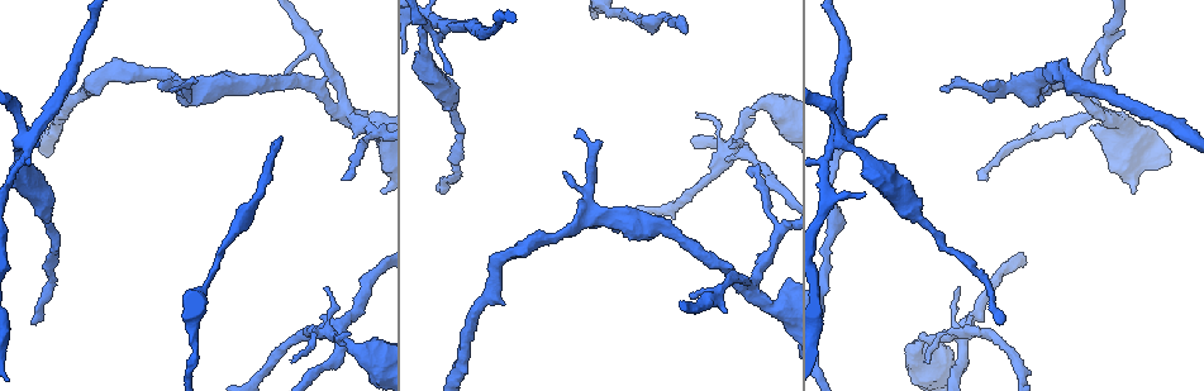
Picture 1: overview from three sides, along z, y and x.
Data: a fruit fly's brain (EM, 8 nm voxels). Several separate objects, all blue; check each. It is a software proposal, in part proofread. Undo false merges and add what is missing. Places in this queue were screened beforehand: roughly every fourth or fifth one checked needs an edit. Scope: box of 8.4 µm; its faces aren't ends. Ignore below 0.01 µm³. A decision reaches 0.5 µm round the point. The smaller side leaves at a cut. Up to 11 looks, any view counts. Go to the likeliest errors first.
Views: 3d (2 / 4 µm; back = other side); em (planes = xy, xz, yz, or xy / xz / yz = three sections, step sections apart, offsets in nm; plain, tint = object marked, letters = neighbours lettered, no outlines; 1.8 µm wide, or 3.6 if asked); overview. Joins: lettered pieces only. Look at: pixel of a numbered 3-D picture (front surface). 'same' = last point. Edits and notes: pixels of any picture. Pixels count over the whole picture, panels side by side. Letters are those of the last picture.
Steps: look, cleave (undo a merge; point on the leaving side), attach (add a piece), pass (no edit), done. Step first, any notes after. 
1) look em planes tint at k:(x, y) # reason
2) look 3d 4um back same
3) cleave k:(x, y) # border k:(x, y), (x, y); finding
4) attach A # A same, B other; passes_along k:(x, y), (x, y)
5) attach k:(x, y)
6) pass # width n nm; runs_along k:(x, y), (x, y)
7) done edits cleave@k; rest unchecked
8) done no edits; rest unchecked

look 3d 2um at 1:(1103, 116) # arms run side by side

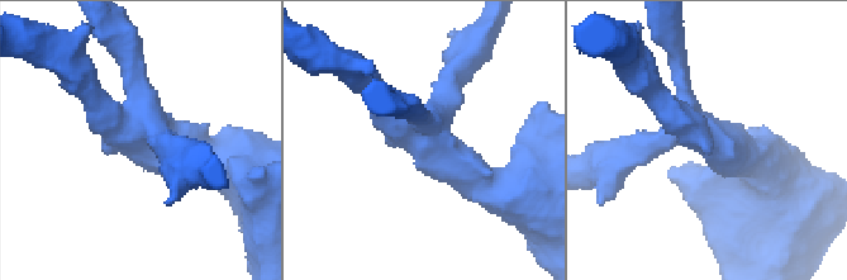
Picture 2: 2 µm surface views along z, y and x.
look em xz step 8 tint at 2:(141, 142) # arms 4; need the tissue

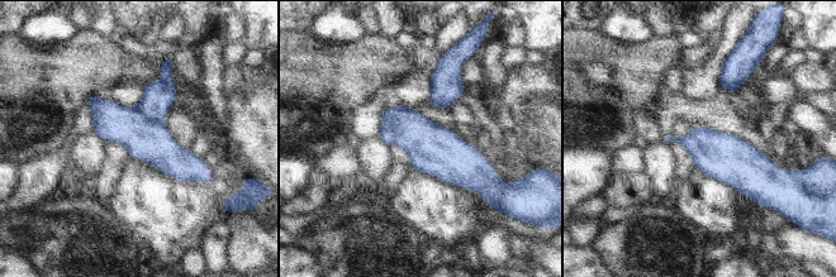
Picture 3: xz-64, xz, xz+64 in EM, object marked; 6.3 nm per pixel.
look em xz step 8 letters same

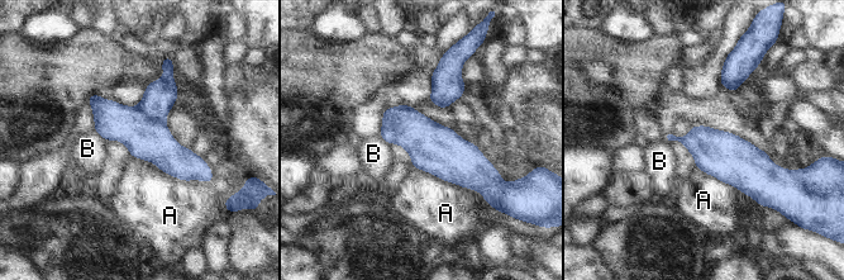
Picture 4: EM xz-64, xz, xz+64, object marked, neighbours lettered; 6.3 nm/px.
cleave 4:(160, 96) # width 300 nm; A other, B other; two neurons meet here

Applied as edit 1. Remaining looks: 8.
look 3d 2um at 1:(685, 31) # end of a long branch

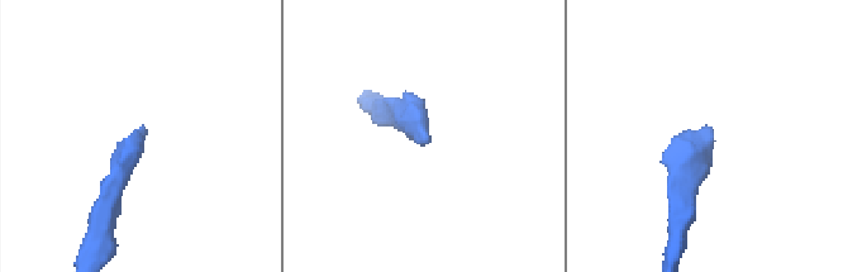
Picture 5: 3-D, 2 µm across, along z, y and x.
look em planes plain at 5:(429, 142) # need the tissue

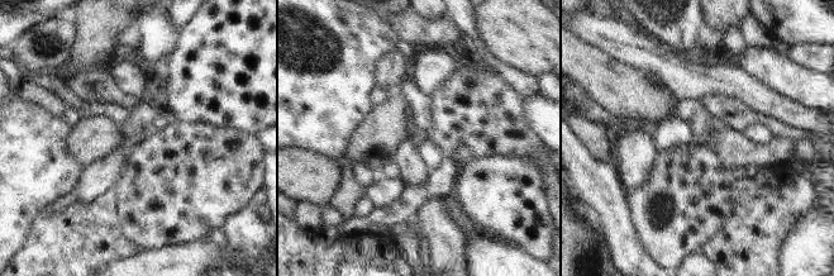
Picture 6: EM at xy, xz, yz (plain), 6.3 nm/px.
look em planes letters same

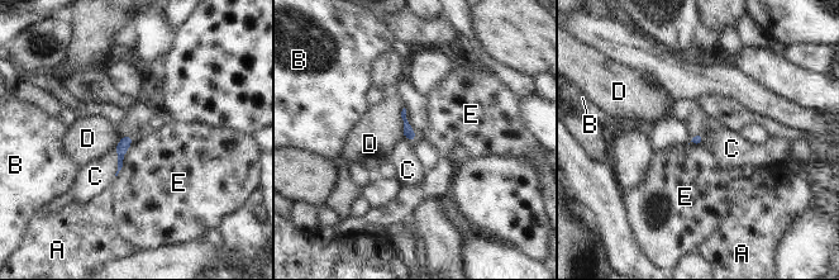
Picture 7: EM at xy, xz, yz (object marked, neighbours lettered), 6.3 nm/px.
pass # A other, B other, C other, D other, E other; border 7:(134, 137), (117, 176); no lettered piece goes on from it

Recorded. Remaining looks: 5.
look 3d 4um back at 1:(328, 332) # four arms meet

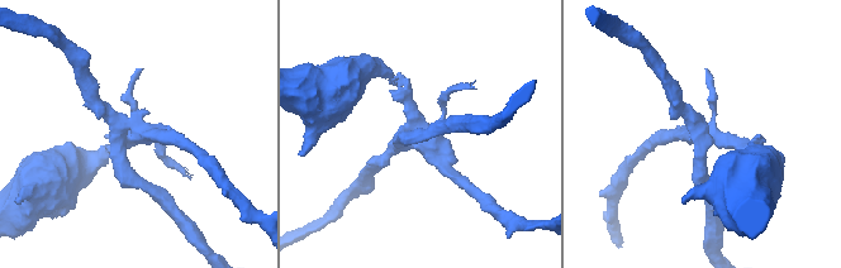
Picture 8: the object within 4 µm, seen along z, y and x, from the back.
look em planes plain at 8:(707, 132)

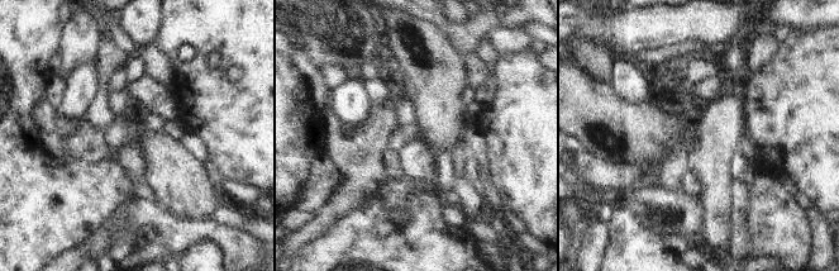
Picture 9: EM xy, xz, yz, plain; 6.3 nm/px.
look em planes letters same # what lies round it

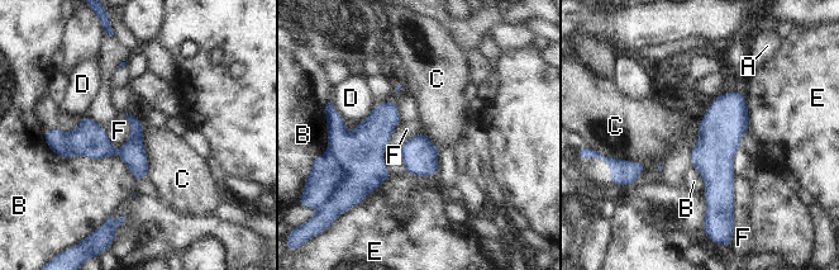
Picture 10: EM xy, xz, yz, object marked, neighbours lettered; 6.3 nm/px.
cleave 10:(361, 152) # width 160 nm; A other, B other, C other, D other, E other, F other; two neurons meet here

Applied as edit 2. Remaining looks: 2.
done edits cleave@4, cleave@10; rest unchecked

